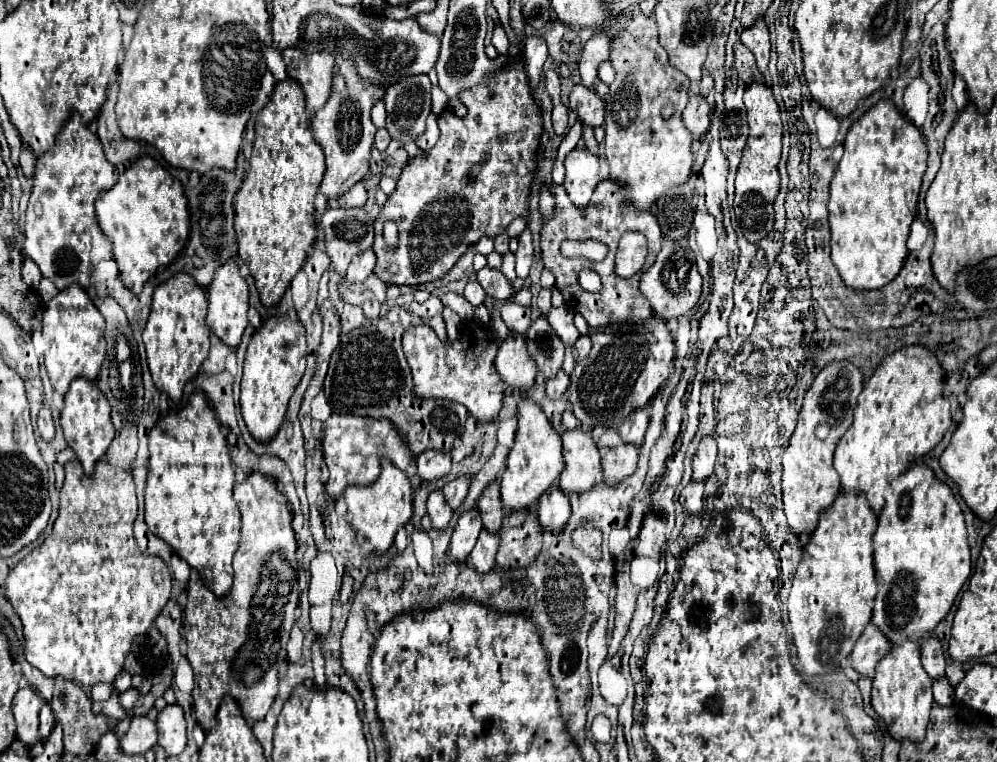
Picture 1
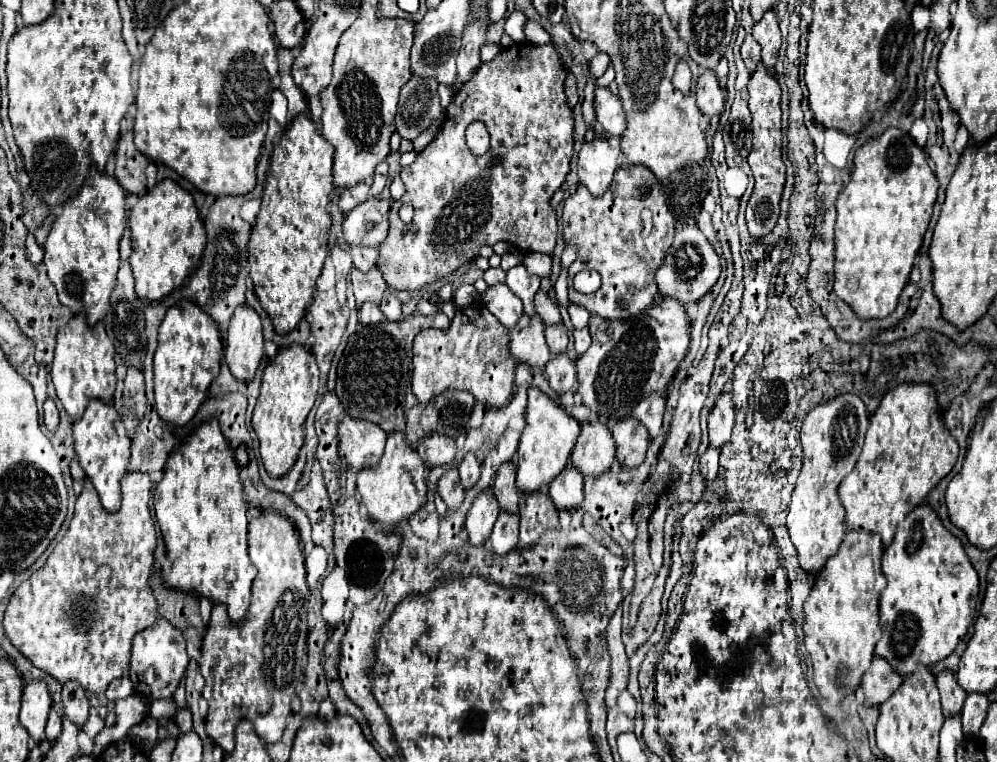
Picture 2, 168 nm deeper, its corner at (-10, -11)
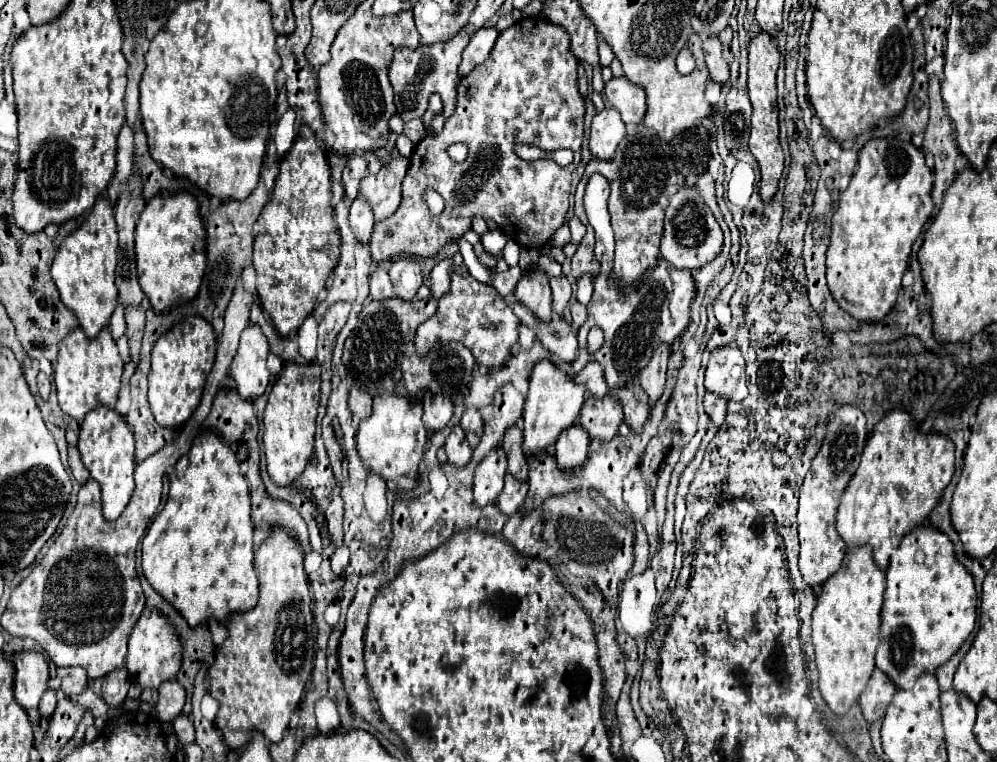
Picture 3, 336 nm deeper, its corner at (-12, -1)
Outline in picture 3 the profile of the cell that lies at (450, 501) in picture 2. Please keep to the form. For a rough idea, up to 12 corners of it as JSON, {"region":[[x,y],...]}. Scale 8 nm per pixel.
{"region":[[460,424],[446,438],[450,464],[466,466],[472,448]]}

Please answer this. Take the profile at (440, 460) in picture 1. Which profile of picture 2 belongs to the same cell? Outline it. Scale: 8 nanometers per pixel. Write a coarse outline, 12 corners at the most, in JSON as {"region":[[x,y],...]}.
{"region":[[426,438],[418,454],[428,468],[448,466],[454,440]]}

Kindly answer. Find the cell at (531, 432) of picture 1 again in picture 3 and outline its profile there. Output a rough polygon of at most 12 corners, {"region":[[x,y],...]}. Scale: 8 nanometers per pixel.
{"region":[[536,362],[522,412],[524,452],[550,448],[586,388]]}

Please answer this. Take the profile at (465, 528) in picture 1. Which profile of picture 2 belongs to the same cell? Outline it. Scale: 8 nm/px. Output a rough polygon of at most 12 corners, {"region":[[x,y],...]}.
{"region":[[492,490],[466,516],[470,546],[490,540],[498,512]]}

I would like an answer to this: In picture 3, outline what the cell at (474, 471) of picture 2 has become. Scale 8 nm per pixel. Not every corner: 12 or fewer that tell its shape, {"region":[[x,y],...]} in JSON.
{"region":[[466,408],[460,420],[472,448],[482,436],[482,416]]}

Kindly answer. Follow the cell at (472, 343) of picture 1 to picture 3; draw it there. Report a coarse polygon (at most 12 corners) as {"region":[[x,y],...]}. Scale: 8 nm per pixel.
{"region":[[454,272],[438,312],[420,324],[418,354],[468,346],[496,368],[520,320],[492,286]]}

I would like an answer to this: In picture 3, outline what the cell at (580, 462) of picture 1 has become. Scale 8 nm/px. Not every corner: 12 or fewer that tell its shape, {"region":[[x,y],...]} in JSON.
{"region":[[588,396],[578,422],[590,438],[610,442],[622,422],[622,404]]}

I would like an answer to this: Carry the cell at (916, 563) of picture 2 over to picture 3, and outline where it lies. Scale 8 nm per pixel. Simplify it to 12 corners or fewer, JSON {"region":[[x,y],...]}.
{"region":[[924,524],[886,570],[876,668],[908,690],[960,650],[976,590]]}

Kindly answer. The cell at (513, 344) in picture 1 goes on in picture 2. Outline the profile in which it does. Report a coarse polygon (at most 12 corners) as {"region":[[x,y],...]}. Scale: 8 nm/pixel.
{"region":[[522,316],[510,332],[510,358],[544,370],[550,350],[542,320]]}

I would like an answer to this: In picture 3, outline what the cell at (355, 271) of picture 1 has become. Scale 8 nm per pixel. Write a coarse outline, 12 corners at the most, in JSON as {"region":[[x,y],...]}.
{"region":[[362,196],[350,206],[350,228],[368,244],[374,226],[372,208]]}

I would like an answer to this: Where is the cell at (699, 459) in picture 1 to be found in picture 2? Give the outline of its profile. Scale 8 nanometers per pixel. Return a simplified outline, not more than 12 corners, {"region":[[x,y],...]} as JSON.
{"region":[[720,396],[708,418],[710,446],[722,450],[734,428],[734,402]]}

